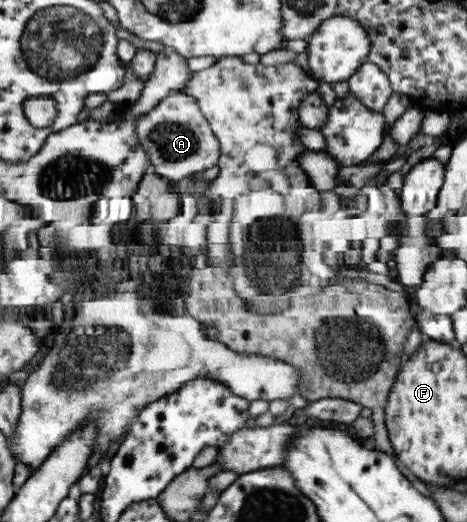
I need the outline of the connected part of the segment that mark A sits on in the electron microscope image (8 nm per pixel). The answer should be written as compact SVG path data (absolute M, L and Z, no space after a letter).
M180 91L171 93L152 112L138 119L137 131L141 145L150 154L152 170L173 184L190 178L194 173L216 167L221 160L221 143L193 95Z

